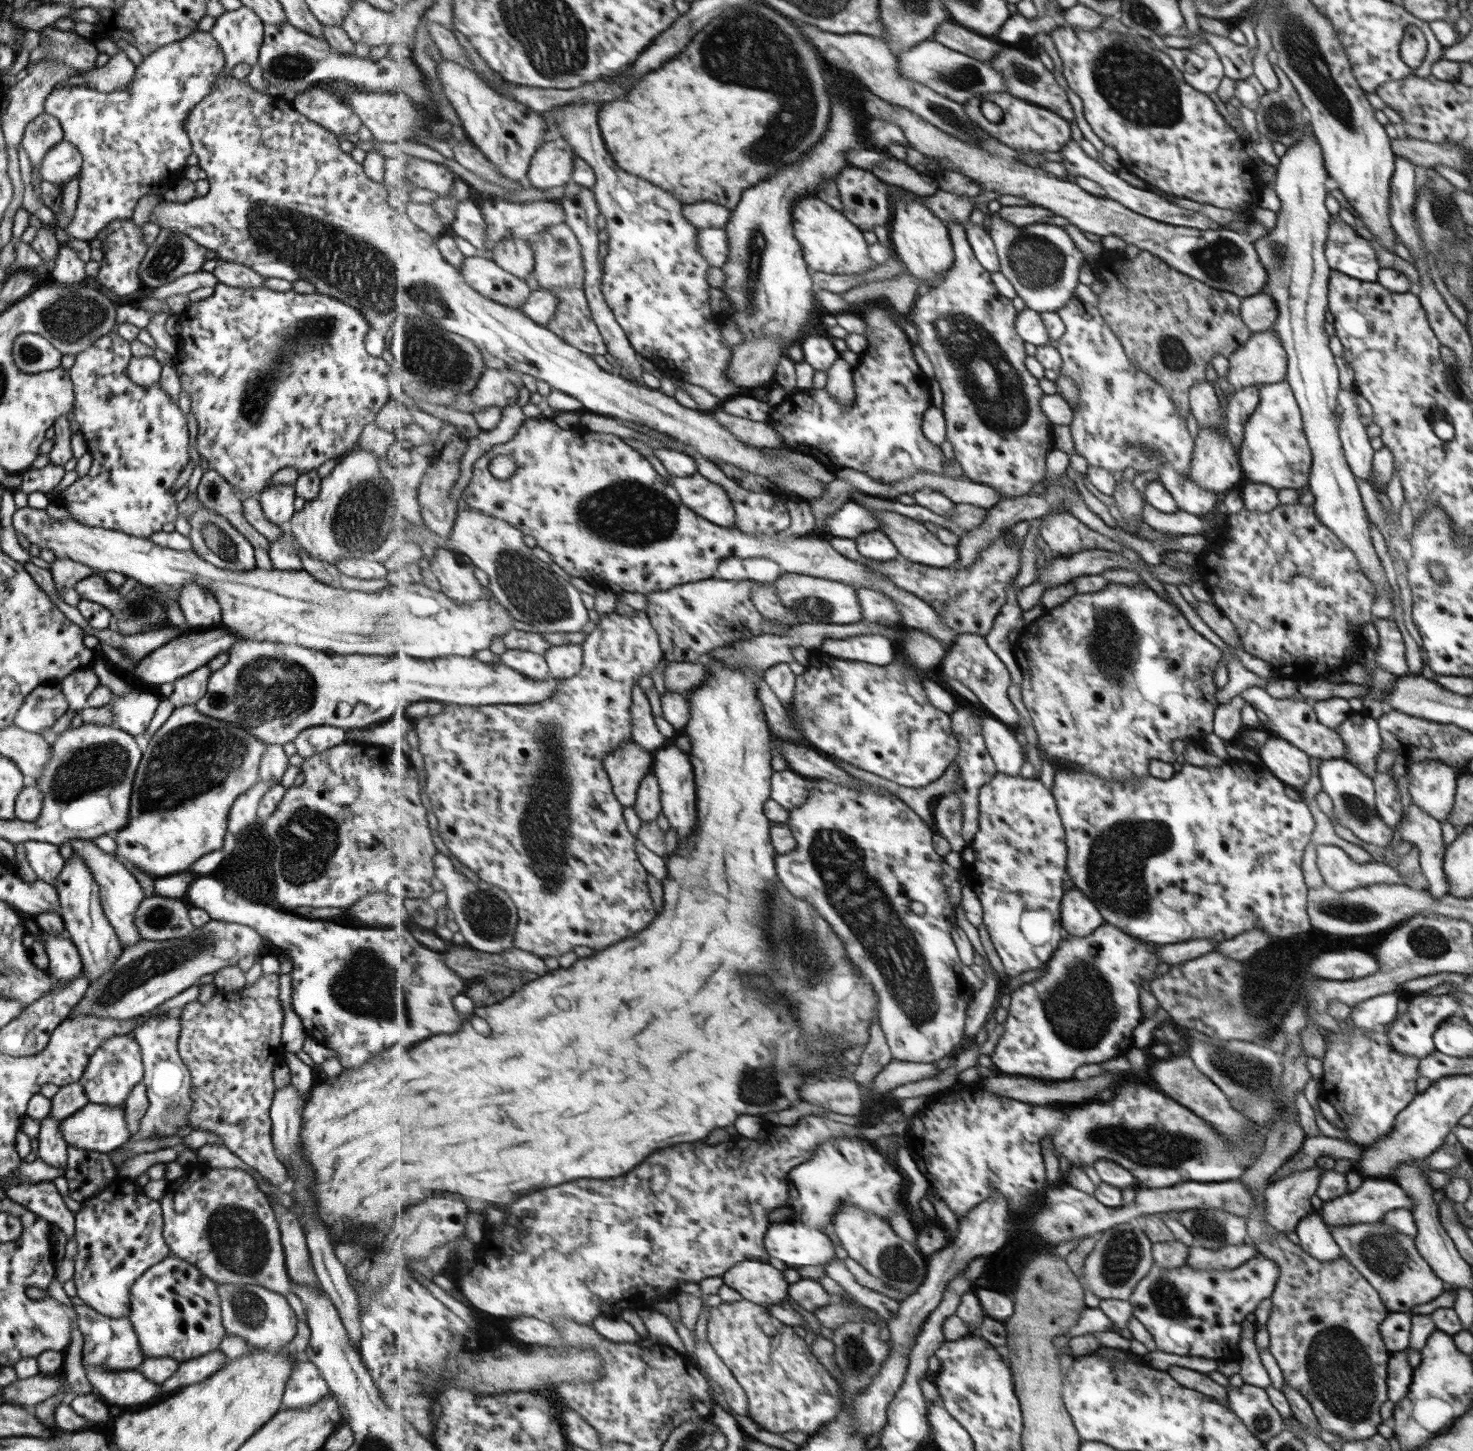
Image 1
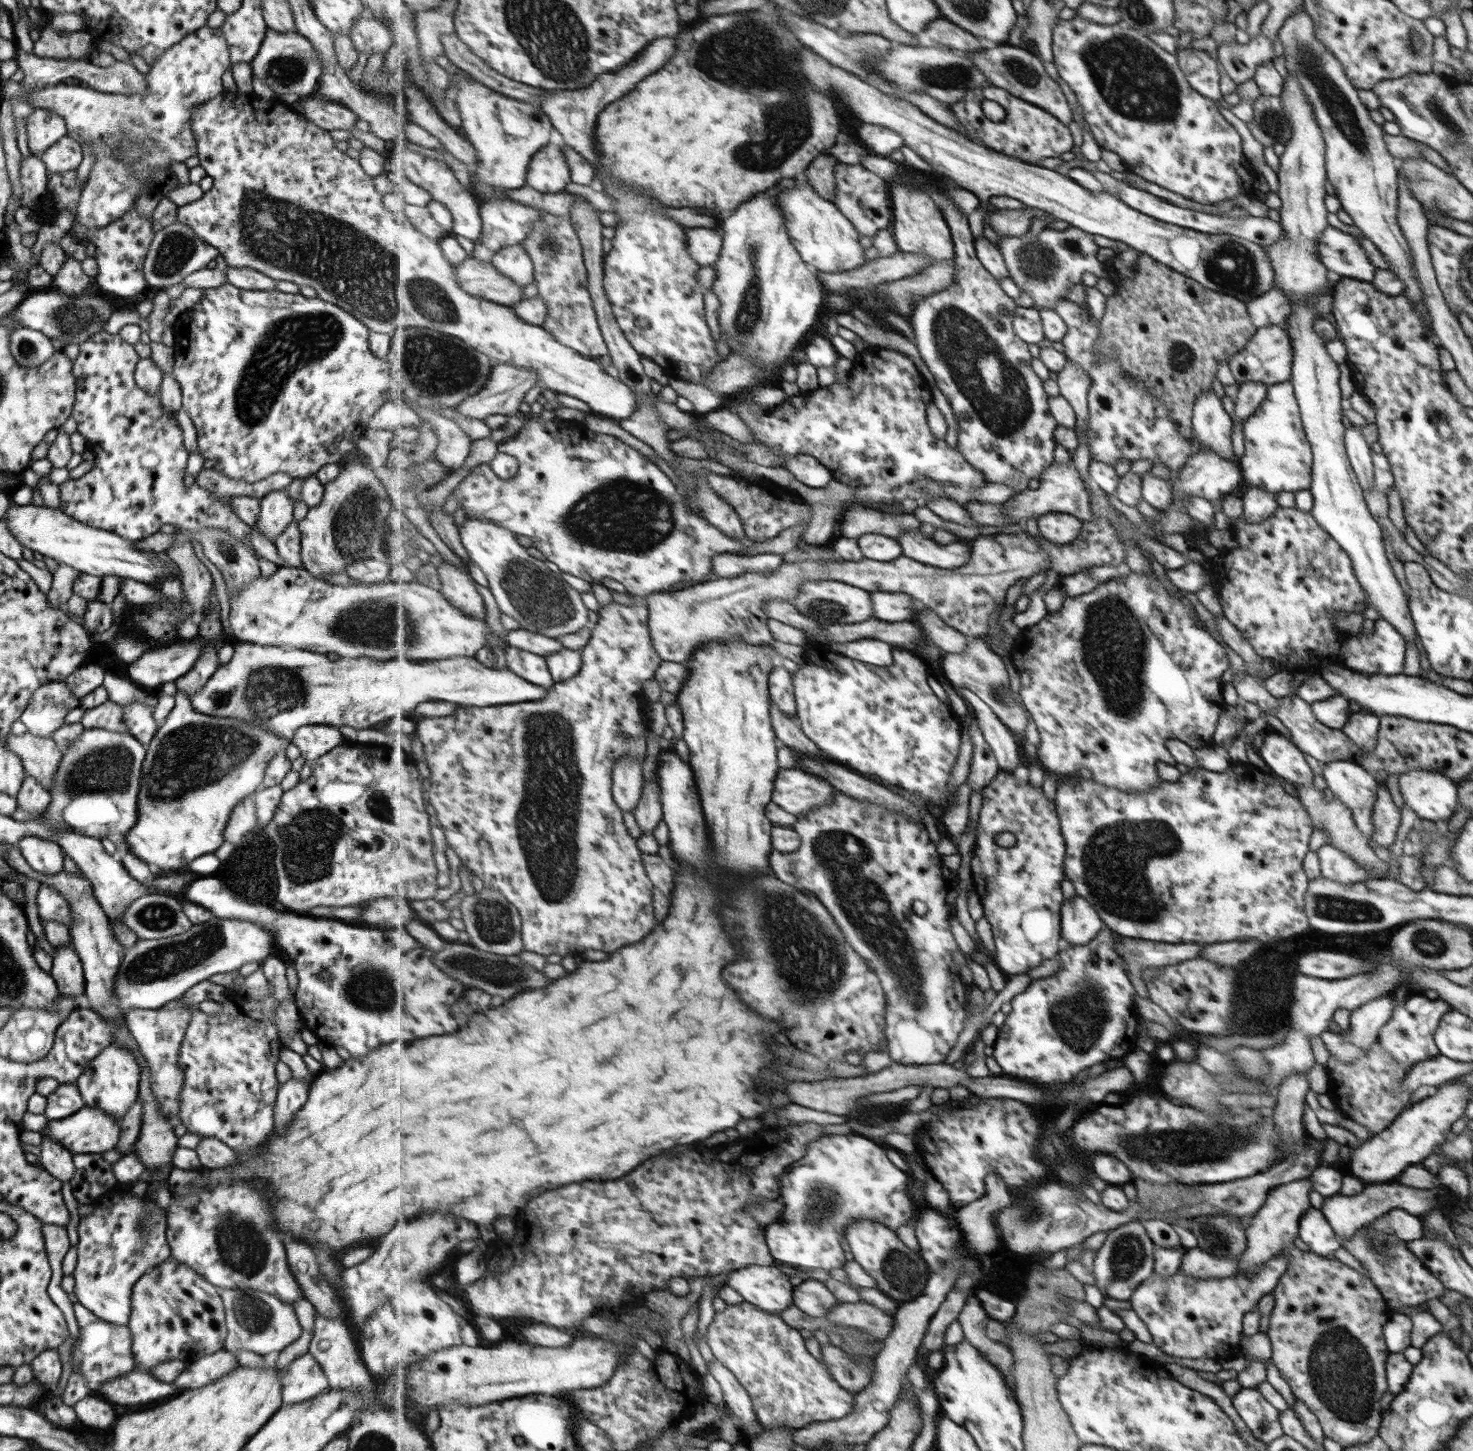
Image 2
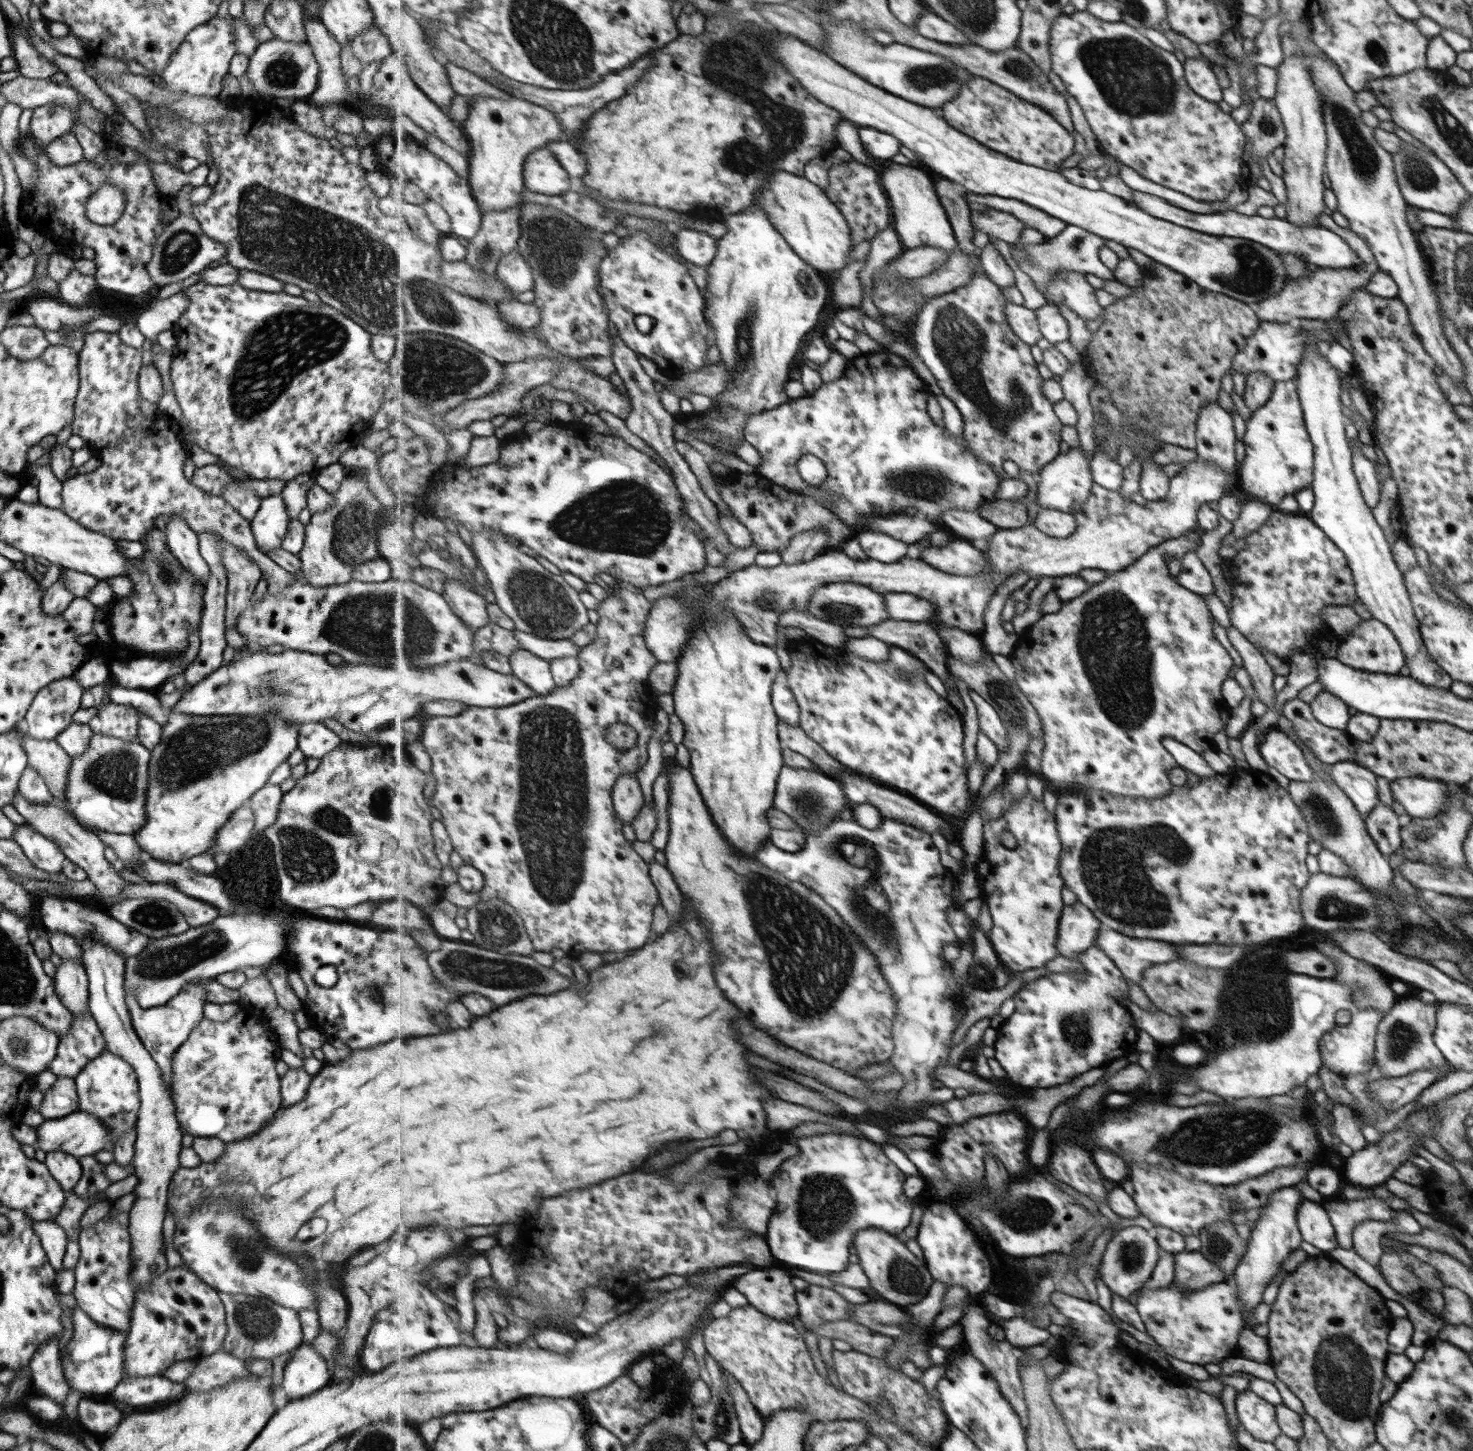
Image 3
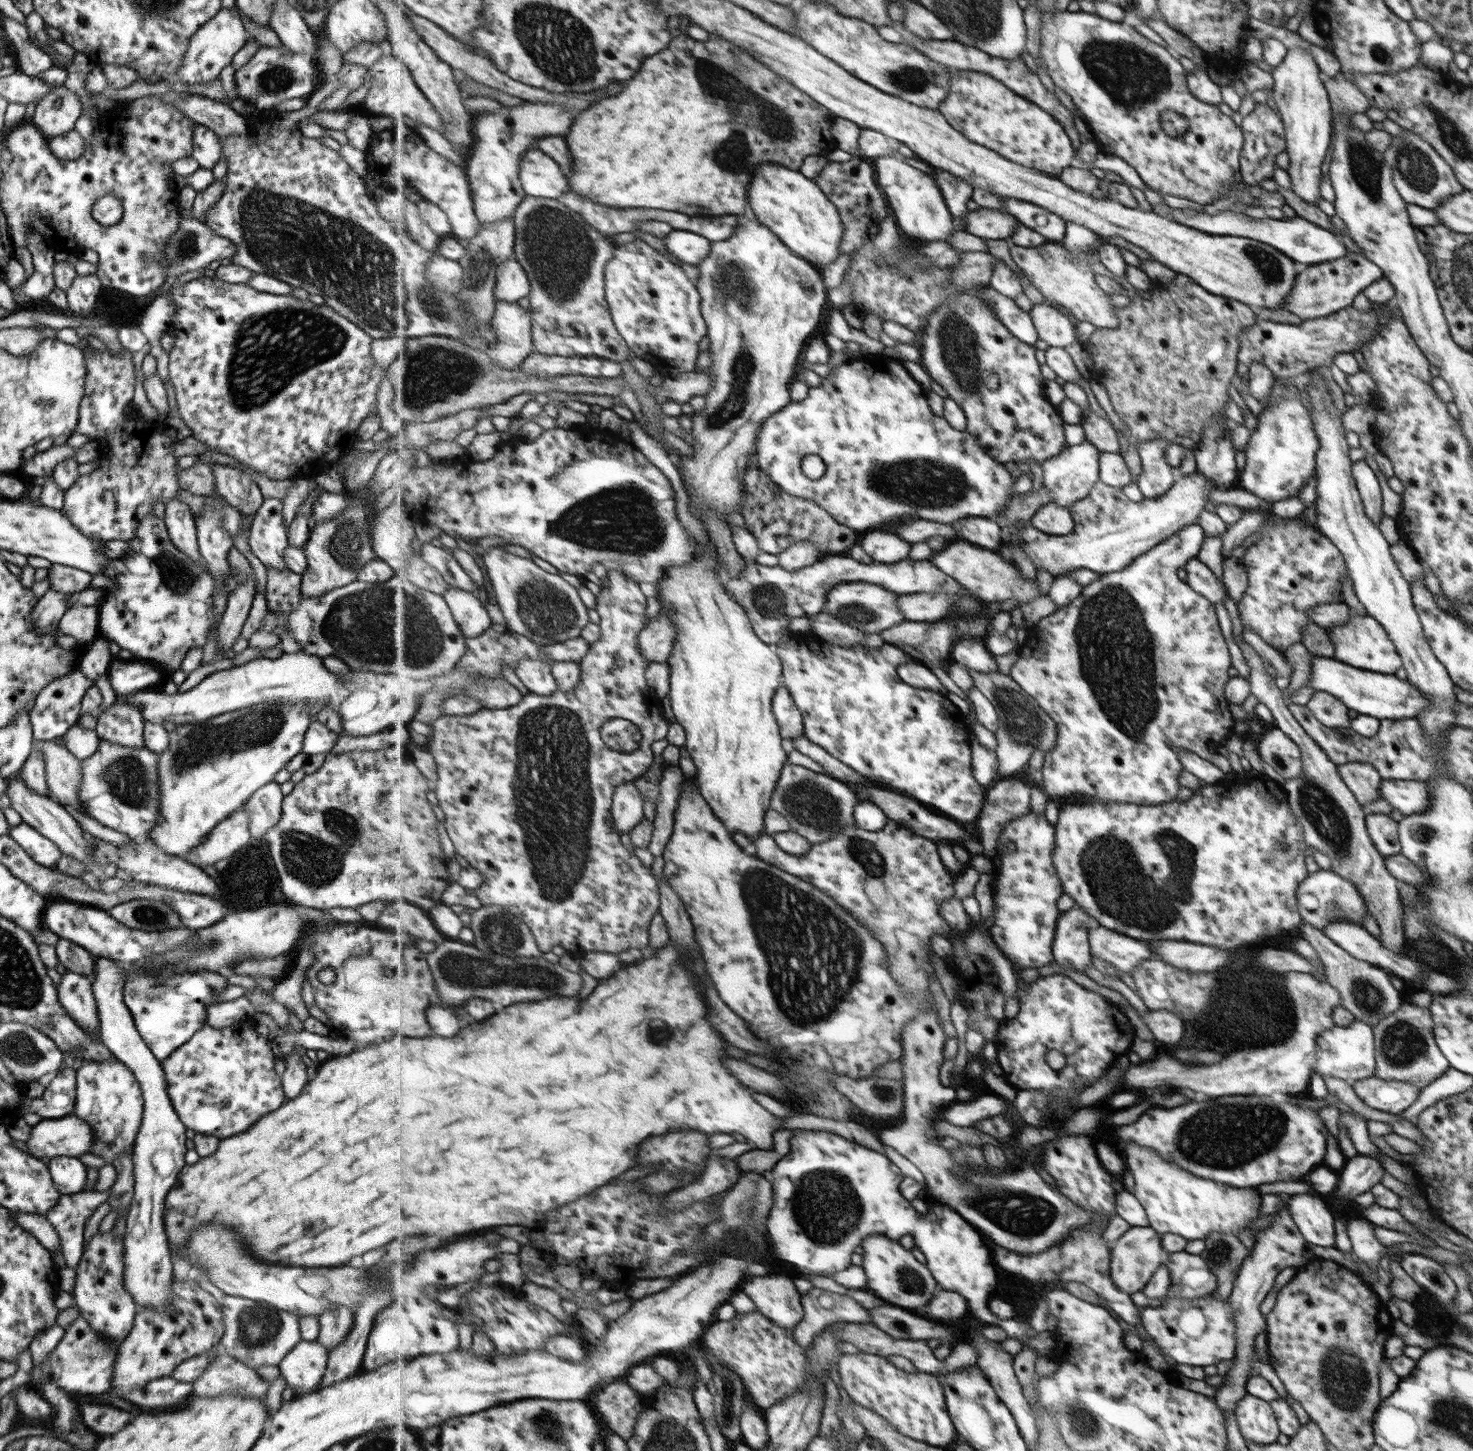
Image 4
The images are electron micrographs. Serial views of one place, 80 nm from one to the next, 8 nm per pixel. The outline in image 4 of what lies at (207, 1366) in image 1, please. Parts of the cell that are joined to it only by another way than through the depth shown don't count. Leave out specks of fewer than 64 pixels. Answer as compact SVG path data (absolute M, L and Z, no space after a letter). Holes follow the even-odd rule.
M221 1352L198 1379L191 1382L192 1394L195 1396L242 1394L264 1398L268 1386L263 1384L263 1379L252 1368Z

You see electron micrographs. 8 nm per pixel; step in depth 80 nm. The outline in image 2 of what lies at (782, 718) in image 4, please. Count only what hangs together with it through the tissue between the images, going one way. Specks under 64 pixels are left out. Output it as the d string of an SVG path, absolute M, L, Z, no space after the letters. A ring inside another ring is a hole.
M779 663L770 676L770 695L776 704L787 716L797 718L798 706L796 703L793 674L785 670Z

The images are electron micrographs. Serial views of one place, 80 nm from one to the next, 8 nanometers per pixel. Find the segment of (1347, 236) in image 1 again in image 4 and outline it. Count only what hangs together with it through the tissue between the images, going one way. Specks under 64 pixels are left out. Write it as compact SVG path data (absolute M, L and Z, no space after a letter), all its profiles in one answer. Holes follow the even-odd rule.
M1170 208L1169 211L1172 211L1175 220L1179 224L1199 229L1204 233L1238 236L1263 241L1265 244L1271 245L1279 252L1287 255L1292 261L1301 262L1301 264L1310 265L1343 258L1347 252L1343 243L1336 238L1335 234L1298 216L1292 219L1275 220L1271 217L1264 219L1249 218L1244 214L1235 213L1231 210L1219 211L1215 216L1209 216L1202 212L1188 213L1185 210L1176 208Z

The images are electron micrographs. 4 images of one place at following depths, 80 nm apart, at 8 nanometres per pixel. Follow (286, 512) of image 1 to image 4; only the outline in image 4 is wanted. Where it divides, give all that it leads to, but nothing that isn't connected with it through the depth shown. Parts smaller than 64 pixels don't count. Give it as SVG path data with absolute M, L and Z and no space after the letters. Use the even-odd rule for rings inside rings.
M264 498L254 512L247 543L251 554L267 569L287 571L281 552L287 547L287 534L283 526L282 501Z

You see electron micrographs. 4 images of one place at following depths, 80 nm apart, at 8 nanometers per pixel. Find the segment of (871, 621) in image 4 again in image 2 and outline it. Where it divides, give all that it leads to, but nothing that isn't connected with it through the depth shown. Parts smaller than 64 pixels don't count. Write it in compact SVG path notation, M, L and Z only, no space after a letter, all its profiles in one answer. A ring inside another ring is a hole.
M807 580L805 585L801 585L799 595L793 599L791 604L822 625L865 622L874 618L874 614L876 614L874 602L867 590L838 580Z

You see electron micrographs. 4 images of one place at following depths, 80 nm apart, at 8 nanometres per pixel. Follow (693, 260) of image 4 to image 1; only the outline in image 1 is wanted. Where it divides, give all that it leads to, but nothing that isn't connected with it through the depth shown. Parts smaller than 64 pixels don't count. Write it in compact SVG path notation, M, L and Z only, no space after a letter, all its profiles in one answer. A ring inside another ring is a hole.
M704 228L698 232L698 247L710 266L722 266L730 259L730 237L724 228Z

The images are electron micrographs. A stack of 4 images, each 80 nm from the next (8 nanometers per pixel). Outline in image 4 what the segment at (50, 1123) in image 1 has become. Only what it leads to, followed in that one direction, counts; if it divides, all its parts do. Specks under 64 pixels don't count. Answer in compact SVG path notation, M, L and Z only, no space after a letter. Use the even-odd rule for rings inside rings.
M54 1156L45 1163L60 1195L75 1194L85 1186L86 1166L77 1157Z

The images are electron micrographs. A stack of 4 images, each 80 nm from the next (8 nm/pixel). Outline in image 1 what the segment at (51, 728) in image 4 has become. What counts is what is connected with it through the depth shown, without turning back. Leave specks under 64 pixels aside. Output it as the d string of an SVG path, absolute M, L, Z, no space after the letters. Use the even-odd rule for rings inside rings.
M59 683L39 685L22 700L12 724L27 732L41 732L51 728L66 710L68 704Z

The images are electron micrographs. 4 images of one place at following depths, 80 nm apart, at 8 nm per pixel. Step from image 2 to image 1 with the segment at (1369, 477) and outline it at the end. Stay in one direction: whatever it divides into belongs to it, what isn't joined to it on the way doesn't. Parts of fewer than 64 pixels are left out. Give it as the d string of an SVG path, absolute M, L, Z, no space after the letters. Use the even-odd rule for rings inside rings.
M1343 389L1338 391L1339 436L1342 439L1343 452L1346 453L1347 464L1357 478L1367 480L1370 476L1373 449L1365 433L1366 426L1359 422L1360 412L1357 410L1355 397L1357 393Z

